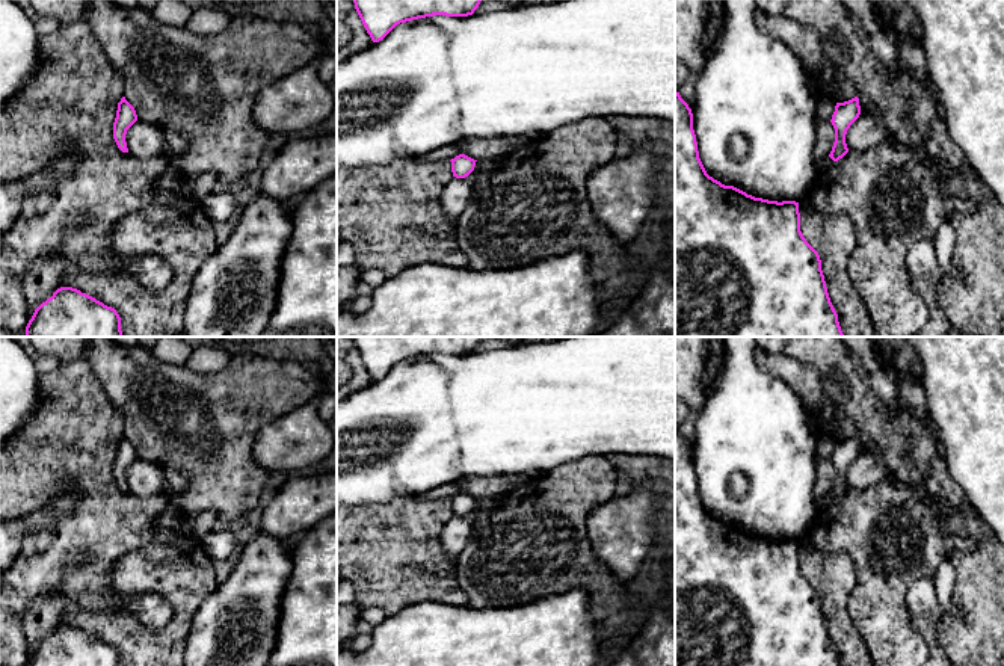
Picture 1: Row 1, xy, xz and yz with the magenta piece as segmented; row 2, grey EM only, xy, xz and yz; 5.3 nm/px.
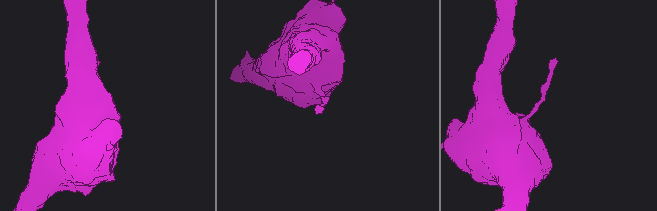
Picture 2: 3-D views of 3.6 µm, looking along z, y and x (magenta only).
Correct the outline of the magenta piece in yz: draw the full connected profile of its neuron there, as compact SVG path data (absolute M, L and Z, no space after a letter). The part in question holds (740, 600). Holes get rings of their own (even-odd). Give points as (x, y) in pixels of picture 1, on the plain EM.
M675 432L675 666L841 666L818 590L800 569L799 541L768 539L710 515L699 497L693 452Z

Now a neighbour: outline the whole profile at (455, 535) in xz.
M503 495L477 498L474 509L468 515L451 516L451 520L444 526L439 538L444 551L450 557L456 559L465 548L477 513L486 507L497 504L501 498Z

